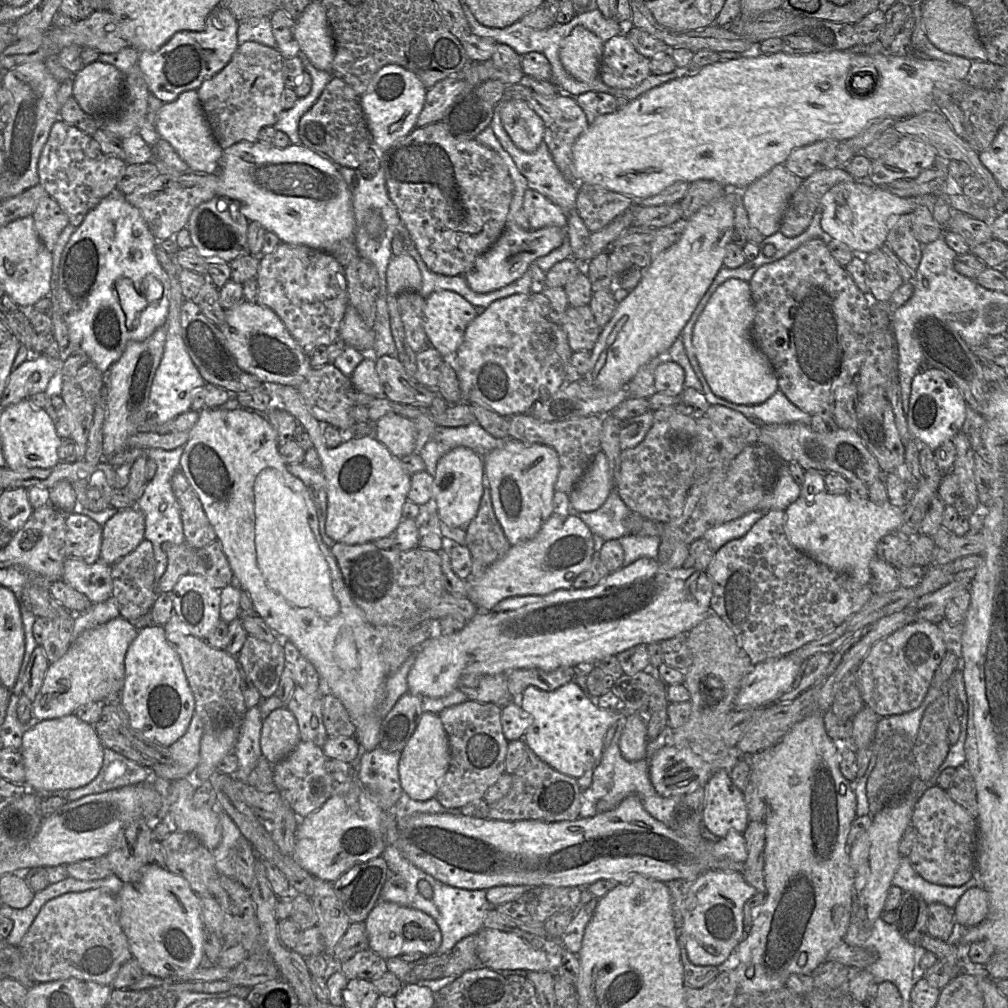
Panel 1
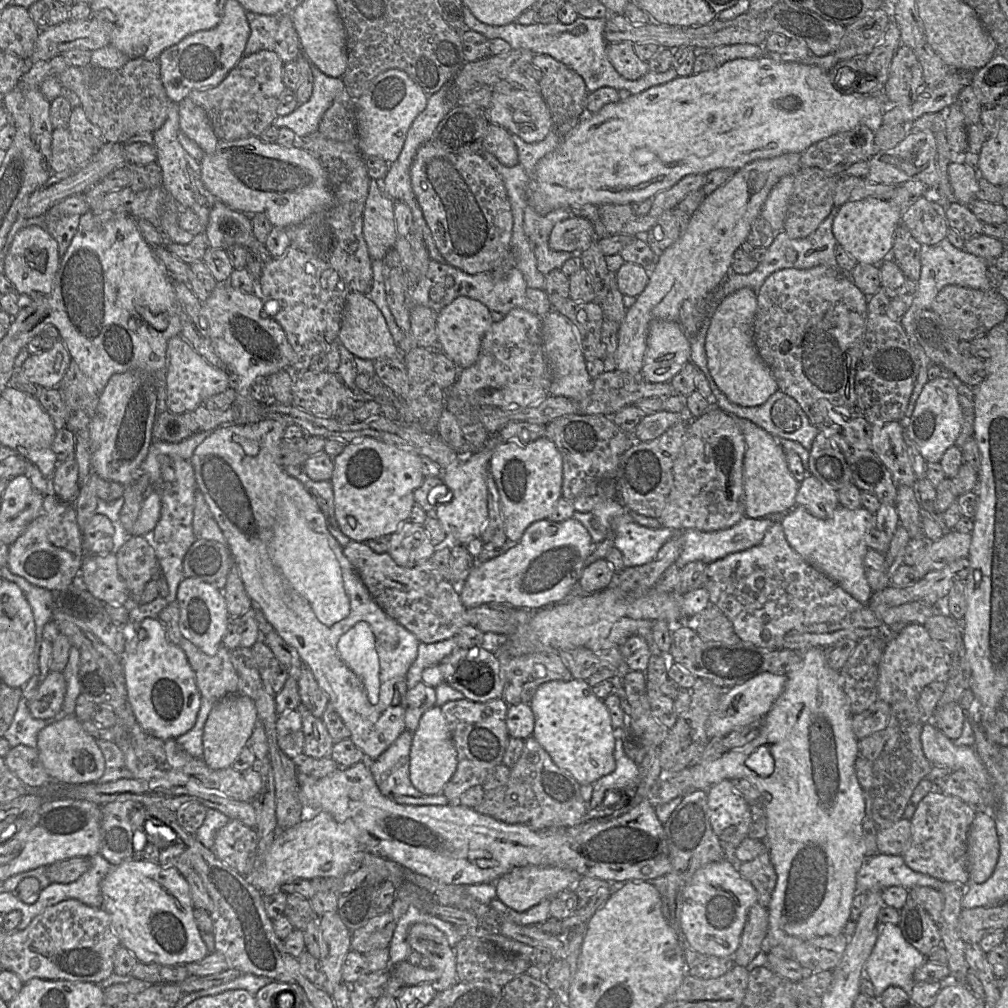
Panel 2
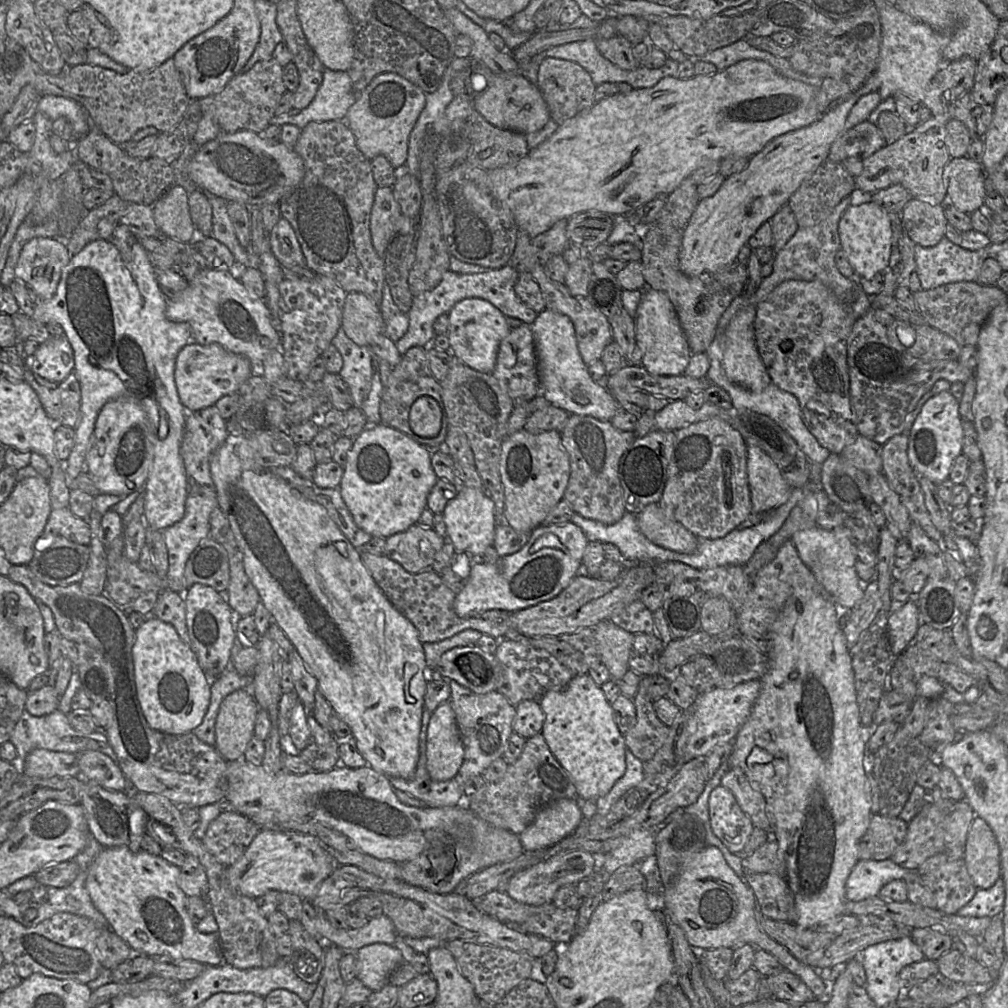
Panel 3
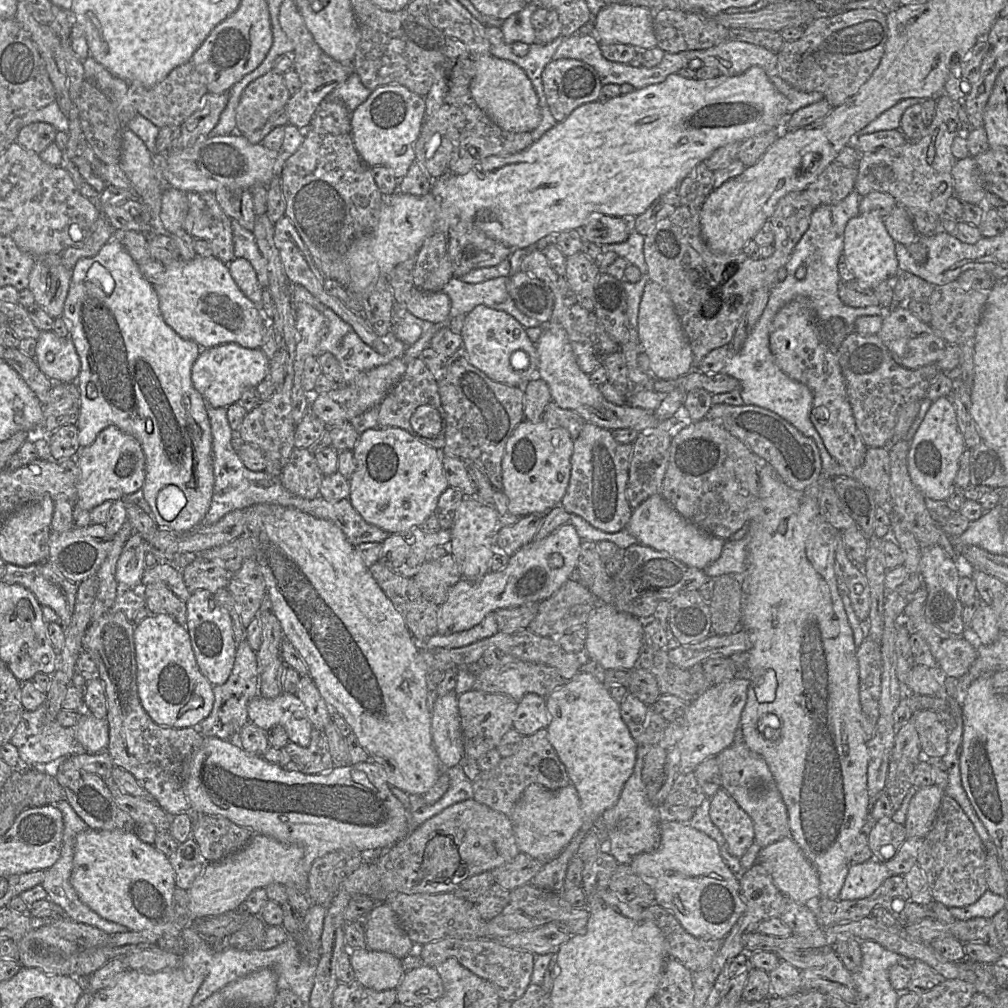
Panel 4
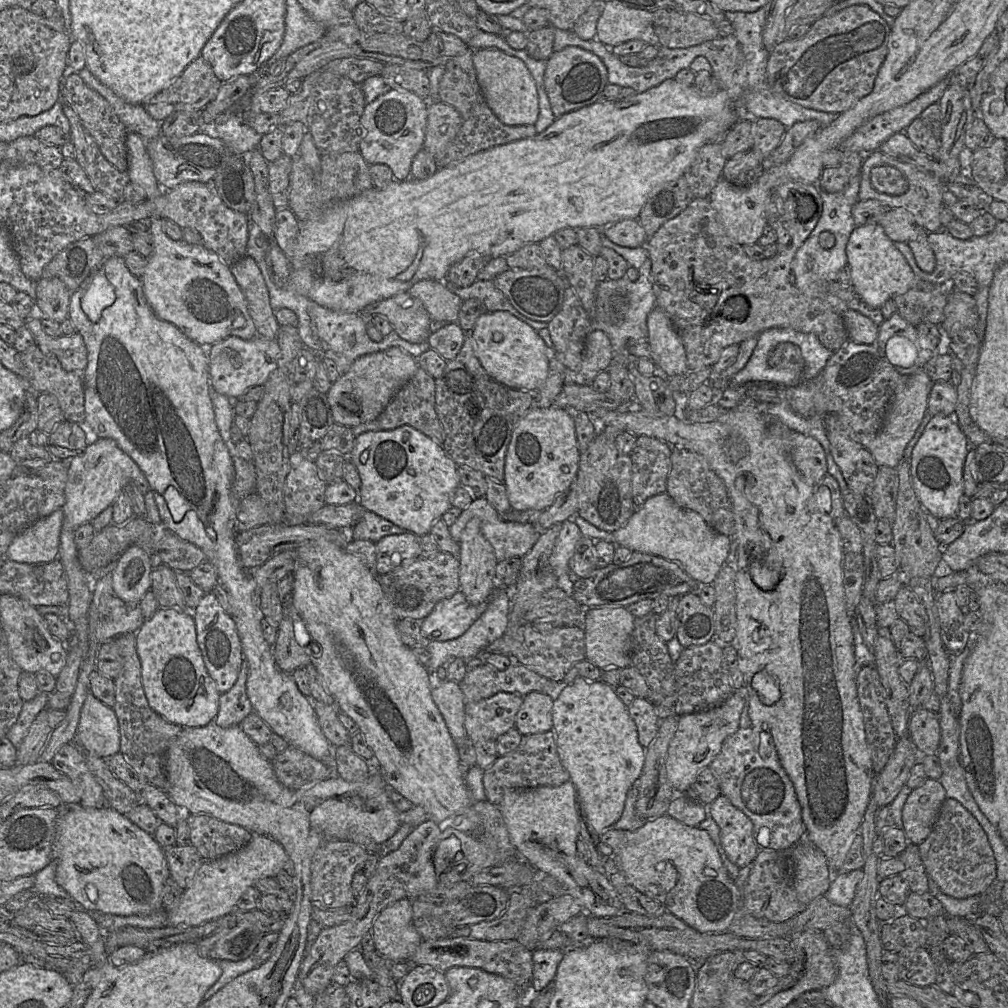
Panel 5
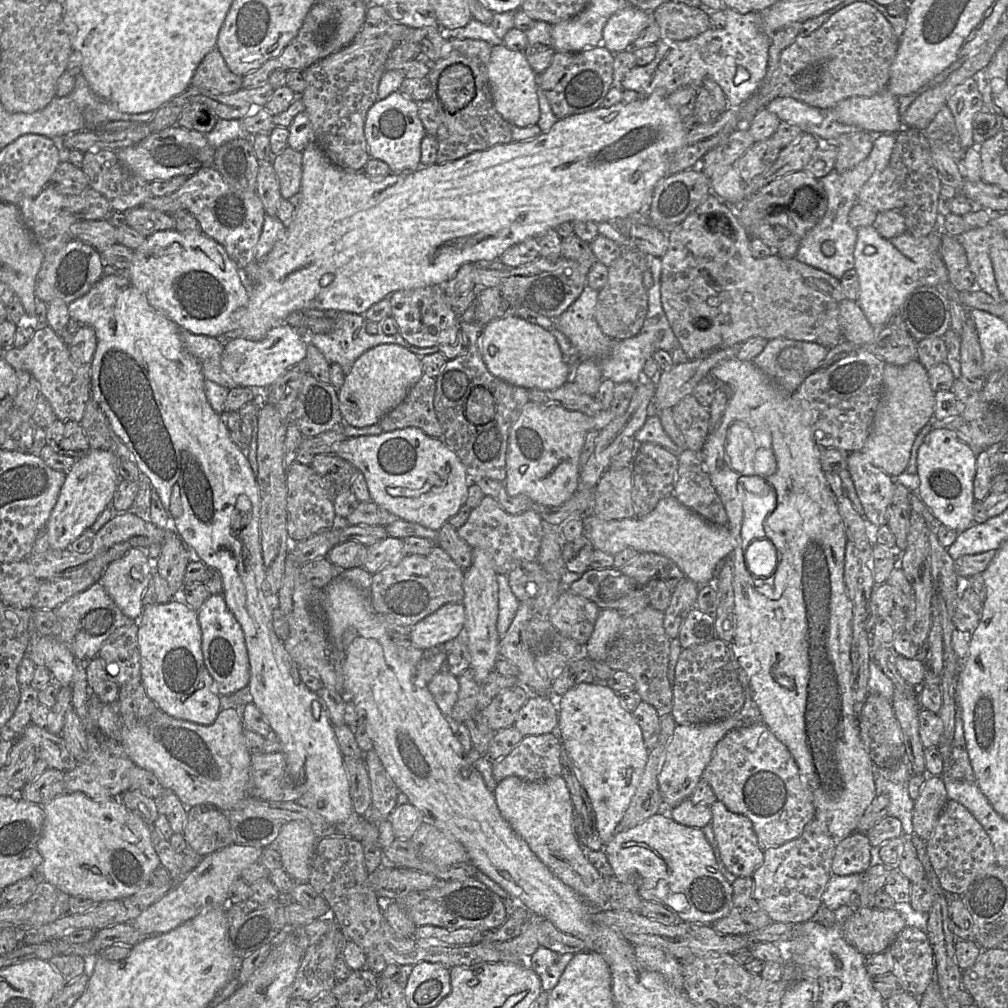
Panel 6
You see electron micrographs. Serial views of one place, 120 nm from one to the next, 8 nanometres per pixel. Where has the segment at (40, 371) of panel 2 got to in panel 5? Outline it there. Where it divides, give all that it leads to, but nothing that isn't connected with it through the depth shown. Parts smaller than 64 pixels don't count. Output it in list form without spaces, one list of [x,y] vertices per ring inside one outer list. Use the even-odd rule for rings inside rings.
[[[35,310],[25,320],[35,344],[44,354],[54,354],[65,371],[82,373],[87,366],[87,348],[81,334],[75,332],[71,335],[51,337],[43,331],[40,318]]]

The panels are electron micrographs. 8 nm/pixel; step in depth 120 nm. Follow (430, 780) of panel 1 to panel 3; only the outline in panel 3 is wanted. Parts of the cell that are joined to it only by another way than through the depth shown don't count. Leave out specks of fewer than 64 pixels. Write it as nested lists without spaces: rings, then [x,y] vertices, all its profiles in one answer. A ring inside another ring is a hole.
[[[448,701],[431,713],[426,739],[426,768],[435,781],[454,778],[463,761],[463,744]]]

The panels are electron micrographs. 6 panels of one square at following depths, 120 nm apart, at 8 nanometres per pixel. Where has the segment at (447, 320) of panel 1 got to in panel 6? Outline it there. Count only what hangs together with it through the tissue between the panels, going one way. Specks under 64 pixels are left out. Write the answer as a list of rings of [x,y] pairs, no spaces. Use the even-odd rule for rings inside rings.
[[[506,316],[500,319],[496,319],[496,320],[490,321],[483,327],[483,331],[481,335],[481,355],[482,355],[482,359],[488,371],[493,376],[495,376],[496,378],[508,384],[522,387],[527,390],[539,389],[542,391],[550,391],[550,390],[554,390],[556,388],[561,387],[563,384],[569,381],[570,369],[569,369],[569,366],[563,360],[563,355],[562,355],[562,352],[560,350],[559,344],[557,343],[555,336],[550,331],[547,331],[538,325],[529,323],[525,319],[518,317],[518,316]]]

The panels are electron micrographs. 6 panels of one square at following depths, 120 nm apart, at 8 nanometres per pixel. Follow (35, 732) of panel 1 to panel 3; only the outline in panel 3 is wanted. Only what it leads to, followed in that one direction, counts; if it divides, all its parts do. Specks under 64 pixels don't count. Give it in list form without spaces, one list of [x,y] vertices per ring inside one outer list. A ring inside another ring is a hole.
[[[86,750],[76,755],[80,772],[75,777],[85,782],[95,782],[114,791],[133,792],[118,764],[109,756],[95,750]]]

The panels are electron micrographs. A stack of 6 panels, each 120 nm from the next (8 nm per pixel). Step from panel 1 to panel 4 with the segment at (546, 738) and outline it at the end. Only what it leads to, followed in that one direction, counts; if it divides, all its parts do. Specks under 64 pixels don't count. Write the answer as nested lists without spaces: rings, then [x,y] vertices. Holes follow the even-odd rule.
[[[578,672],[545,698],[550,714],[550,724],[546,728],[548,740],[578,792],[584,821],[569,844],[549,860],[530,884],[546,891],[561,892],[570,860],[593,829],[595,819],[616,804],[624,784],[632,775],[638,744],[621,717],[620,704],[612,698],[608,687],[590,673]]]

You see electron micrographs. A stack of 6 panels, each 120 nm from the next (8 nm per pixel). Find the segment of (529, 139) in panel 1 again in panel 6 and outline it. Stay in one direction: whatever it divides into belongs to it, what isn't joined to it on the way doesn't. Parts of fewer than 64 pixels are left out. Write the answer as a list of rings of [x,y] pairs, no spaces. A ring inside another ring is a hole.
[[[504,44],[492,46],[488,79],[493,105],[504,120],[518,127],[537,124],[540,117],[537,74],[530,67],[523,51],[511,50]]]

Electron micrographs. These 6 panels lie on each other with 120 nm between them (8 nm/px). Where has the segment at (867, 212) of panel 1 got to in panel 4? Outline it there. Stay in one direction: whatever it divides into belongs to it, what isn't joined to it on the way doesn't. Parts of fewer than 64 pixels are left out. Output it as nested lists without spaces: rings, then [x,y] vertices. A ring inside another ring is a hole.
[[[862,213],[848,221],[844,232],[843,255],[862,288],[873,290],[883,281],[895,280],[899,273],[895,244],[883,218],[876,213]]]

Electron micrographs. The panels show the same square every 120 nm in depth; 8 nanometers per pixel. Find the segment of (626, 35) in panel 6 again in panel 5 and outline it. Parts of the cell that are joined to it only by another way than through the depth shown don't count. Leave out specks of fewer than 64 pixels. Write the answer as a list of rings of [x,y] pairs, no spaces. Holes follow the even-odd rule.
[[[606,1],[597,22],[595,37],[609,49],[630,40],[658,46],[653,13],[630,8],[618,1]]]

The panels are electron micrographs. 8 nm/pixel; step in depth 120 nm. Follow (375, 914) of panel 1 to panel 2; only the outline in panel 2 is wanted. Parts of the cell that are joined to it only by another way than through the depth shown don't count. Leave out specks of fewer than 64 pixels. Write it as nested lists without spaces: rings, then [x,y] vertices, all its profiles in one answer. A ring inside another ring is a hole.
[[[416,923],[408,931],[407,941],[413,951],[432,961],[433,967],[440,971],[436,990],[443,991],[459,981],[456,973],[455,950],[450,946],[445,934],[435,926]]]

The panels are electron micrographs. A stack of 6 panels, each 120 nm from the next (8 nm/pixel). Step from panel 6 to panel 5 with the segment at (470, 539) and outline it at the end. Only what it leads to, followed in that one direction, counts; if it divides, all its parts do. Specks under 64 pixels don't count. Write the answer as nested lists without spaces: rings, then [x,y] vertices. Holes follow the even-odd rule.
[[[482,497],[474,498],[449,528],[455,542],[459,543],[462,531],[473,517],[480,518],[482,534],[492,545],[498,562],[512,557],[523,558],[540,536],[532,524],[503,520],[503,515]]]

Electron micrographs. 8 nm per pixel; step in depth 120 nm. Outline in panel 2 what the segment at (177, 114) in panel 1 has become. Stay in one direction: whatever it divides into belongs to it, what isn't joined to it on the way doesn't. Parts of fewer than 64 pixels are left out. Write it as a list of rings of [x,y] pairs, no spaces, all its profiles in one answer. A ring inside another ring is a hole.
[[[187,96],[178,104],[178,112],[181,132],[195,141],[205,154],[213,153],[220,140],[204,109]]]

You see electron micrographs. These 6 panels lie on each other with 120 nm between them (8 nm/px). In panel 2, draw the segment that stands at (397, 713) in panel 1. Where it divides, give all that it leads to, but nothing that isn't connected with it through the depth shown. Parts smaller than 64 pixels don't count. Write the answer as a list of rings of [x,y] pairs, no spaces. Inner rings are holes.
[[[419,682],[406,693],[405,730],[415,731],[421,716],[430,707],[435,706],[435,687]]]

